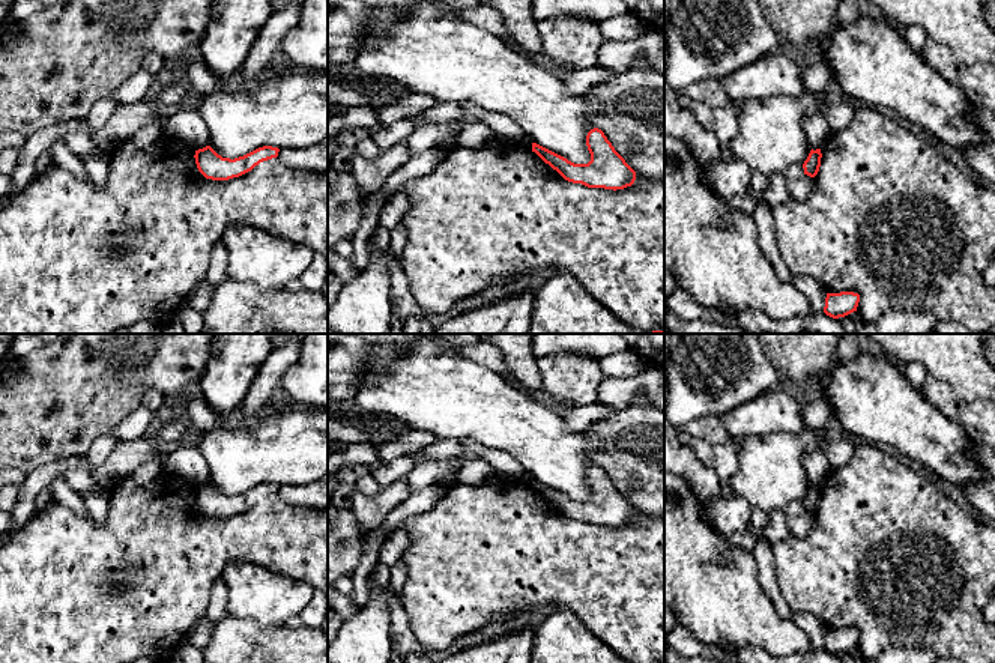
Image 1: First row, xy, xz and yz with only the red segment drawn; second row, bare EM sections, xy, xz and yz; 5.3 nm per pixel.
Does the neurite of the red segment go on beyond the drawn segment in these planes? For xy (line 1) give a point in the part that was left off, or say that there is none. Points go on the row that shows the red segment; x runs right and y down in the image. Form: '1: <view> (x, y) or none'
1: none

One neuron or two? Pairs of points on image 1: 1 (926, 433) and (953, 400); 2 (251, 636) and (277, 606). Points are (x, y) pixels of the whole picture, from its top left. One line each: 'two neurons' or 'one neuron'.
1: two neurons
2: two neurons

